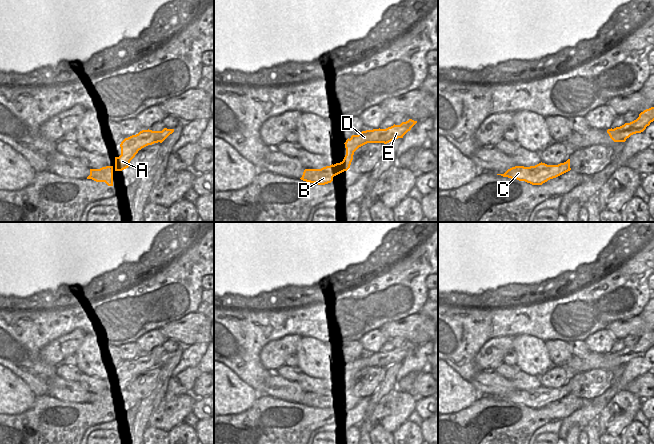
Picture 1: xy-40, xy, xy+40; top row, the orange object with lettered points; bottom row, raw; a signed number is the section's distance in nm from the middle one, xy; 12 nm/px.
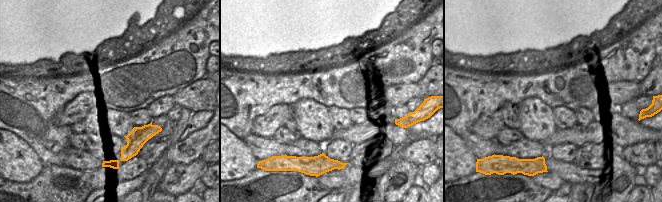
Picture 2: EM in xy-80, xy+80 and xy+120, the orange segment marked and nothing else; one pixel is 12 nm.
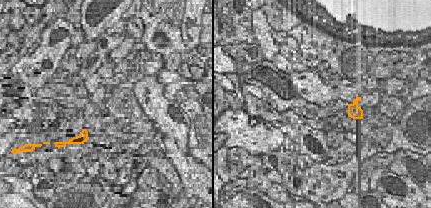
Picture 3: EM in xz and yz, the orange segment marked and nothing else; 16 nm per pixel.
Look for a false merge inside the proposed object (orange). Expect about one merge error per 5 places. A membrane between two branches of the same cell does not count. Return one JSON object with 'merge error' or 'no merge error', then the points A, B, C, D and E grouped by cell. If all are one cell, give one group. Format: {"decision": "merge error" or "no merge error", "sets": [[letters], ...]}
{"decision": "no merge error", "sets": [["A", "B", "C", "D", "E"]]}

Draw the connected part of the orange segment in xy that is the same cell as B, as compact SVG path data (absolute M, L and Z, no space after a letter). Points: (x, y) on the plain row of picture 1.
M412 343L402 346L400 349L393 349L386 353L373 353L362 355L358 359L352 359L347 363L345 368L346 379L342 386L323 391L321 393L305 393L302 401L303 405L325 409L333 405L333 401L347 395L353 384L354 376L367 367L384 367L387 368L403 360L411 354L417 347Z

